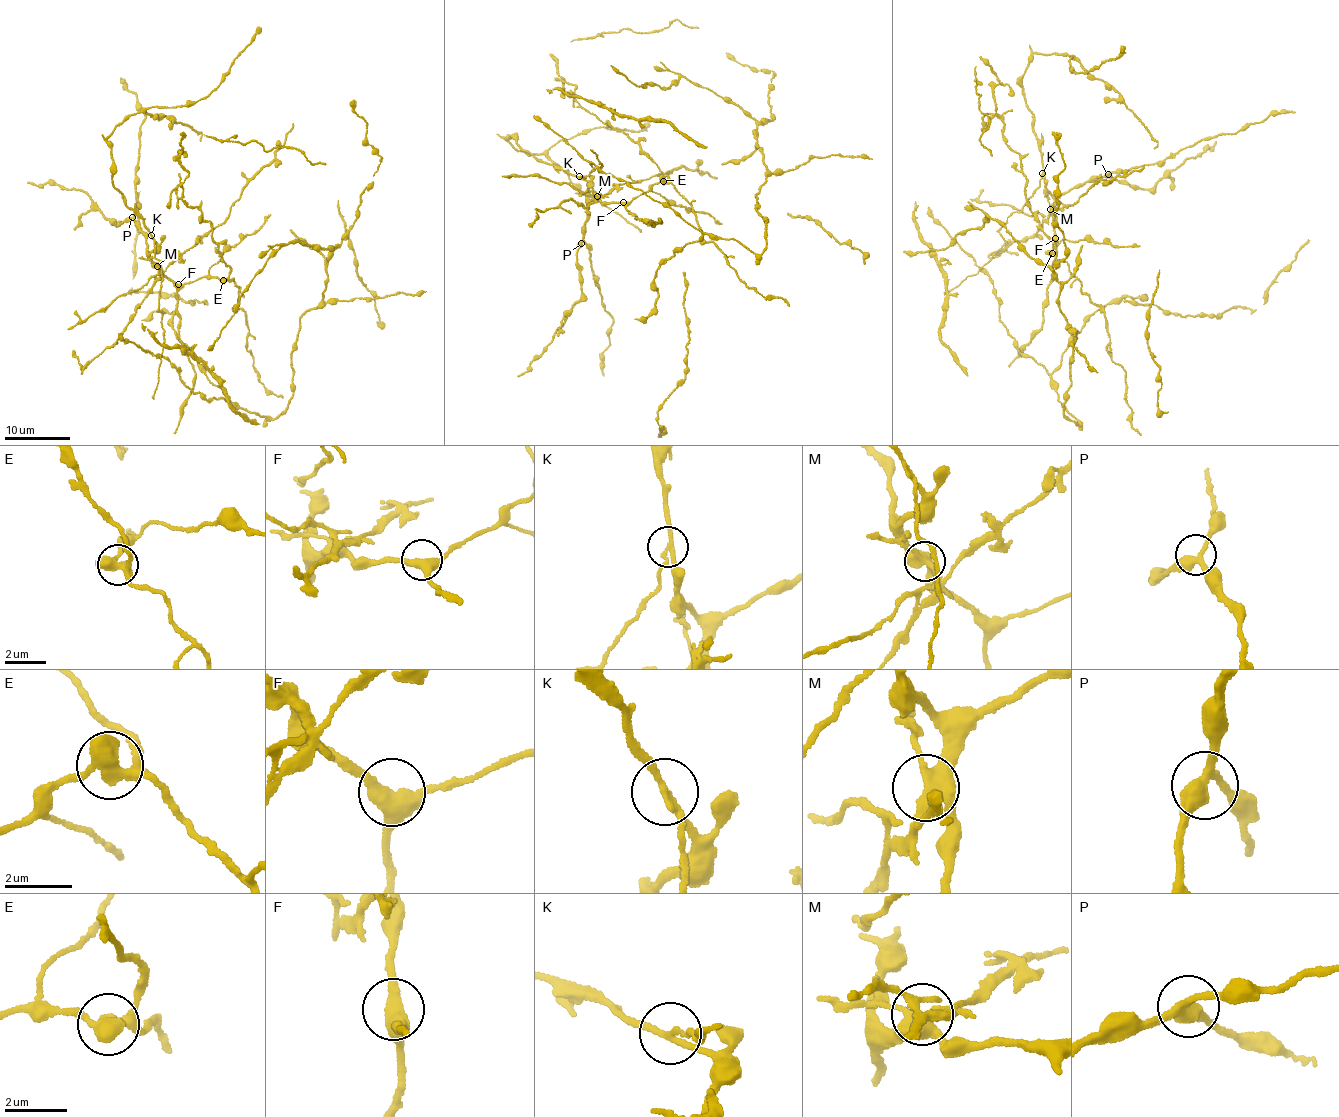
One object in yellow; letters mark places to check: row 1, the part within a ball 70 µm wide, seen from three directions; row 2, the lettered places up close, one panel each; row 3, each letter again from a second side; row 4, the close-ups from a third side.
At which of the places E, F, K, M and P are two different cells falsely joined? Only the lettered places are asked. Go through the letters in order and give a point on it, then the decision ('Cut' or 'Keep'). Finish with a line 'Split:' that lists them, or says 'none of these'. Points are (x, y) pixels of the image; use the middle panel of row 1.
E: Place: (663, 181). Cut
F: Place: (623, 202). Keep
K: Place: (579, 176). Cut
M: Place: (597, 196). Cut
P: Place: (581, 243). Keep
Split: E, K, M

